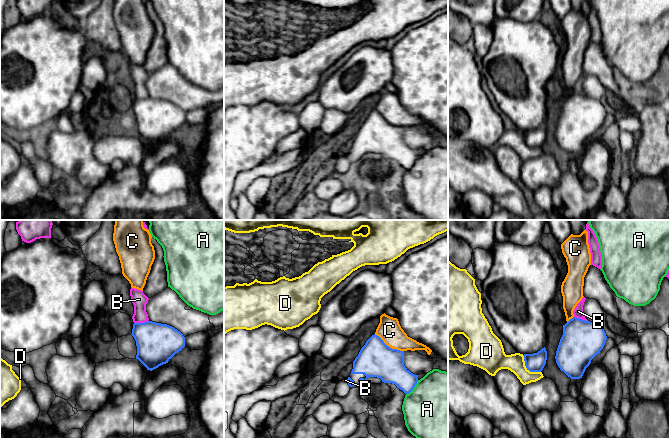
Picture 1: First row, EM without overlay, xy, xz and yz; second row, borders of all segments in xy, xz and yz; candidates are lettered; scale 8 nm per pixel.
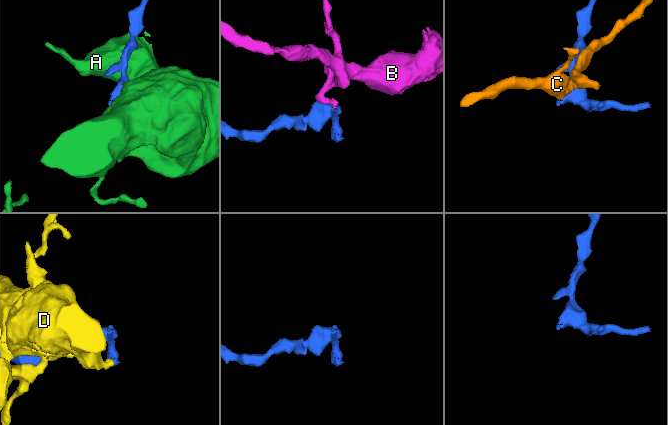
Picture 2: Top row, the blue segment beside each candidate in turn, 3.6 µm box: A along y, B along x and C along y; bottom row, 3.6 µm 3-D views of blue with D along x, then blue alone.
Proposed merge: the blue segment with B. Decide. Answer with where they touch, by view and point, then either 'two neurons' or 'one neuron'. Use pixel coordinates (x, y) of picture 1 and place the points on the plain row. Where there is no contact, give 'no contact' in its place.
meets blue in xy at (141, 99); two neurons

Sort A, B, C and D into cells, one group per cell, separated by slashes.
A / B / C / D

